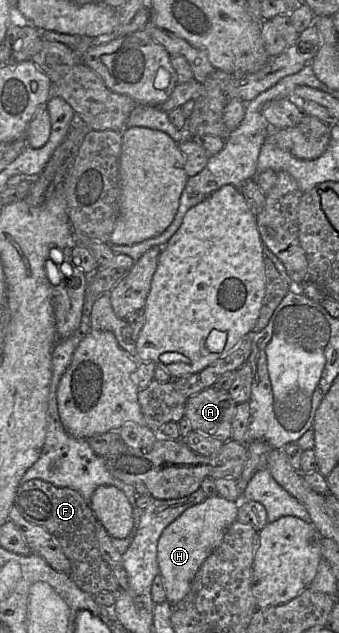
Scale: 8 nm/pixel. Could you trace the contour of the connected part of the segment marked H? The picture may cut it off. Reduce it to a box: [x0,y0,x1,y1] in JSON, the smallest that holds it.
[157,495,239,606]

